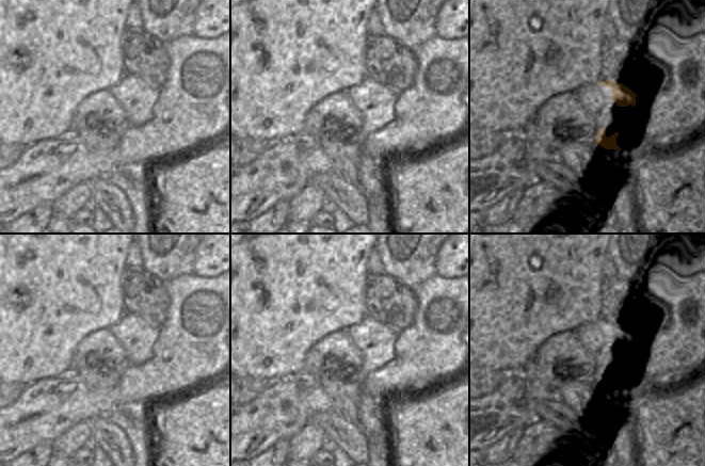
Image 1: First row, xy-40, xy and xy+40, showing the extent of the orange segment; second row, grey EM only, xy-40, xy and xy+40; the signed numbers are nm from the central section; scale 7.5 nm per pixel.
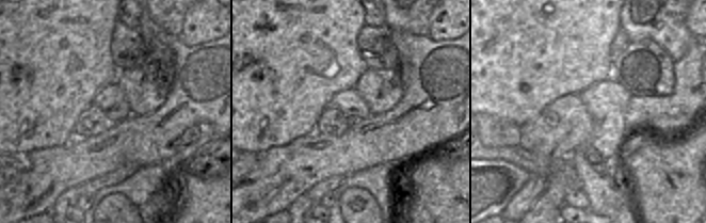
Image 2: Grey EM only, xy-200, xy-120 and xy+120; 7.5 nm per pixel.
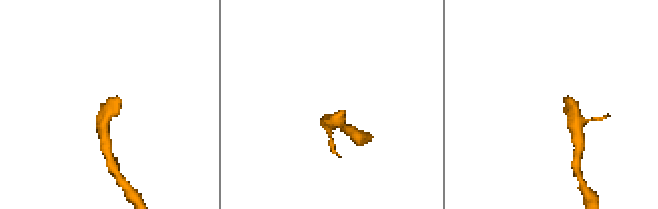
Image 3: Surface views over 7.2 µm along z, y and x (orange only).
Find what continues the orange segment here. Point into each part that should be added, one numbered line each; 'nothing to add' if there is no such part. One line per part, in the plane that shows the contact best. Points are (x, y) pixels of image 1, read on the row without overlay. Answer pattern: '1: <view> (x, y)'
1: xy+40 (595, 338)

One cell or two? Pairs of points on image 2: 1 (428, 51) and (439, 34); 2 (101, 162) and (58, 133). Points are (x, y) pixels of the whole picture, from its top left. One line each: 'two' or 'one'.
1: two
2: two

